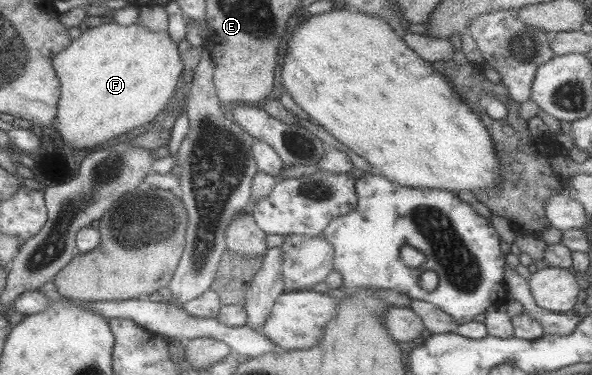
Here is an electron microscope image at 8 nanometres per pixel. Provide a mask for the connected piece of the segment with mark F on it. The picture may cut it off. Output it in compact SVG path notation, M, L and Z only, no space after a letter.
M116 22L113 23L104 23L97 27L83 27L80 37L71 41L71 44L55 55L55 58L52 60L53 70L60 80L60 97L58 103L58 110L56 114L55 131L59 133L59 136L67 144L71 144L73 148L95 148L97 145L104 143L106 144L109 140L117 138L119 135L127 134L128 132L143 126L151 124L157 116L161 115L161 112L165 112L169 99L172 96L177 96L181 81L183 80L183 72L185 71L183 61L179 56L179 50L177 49L178 45L174 44L173 39L169 36L168 32L151 32L147 30L144 26L139 26L137 23L133 23L129 26L119 25Z

